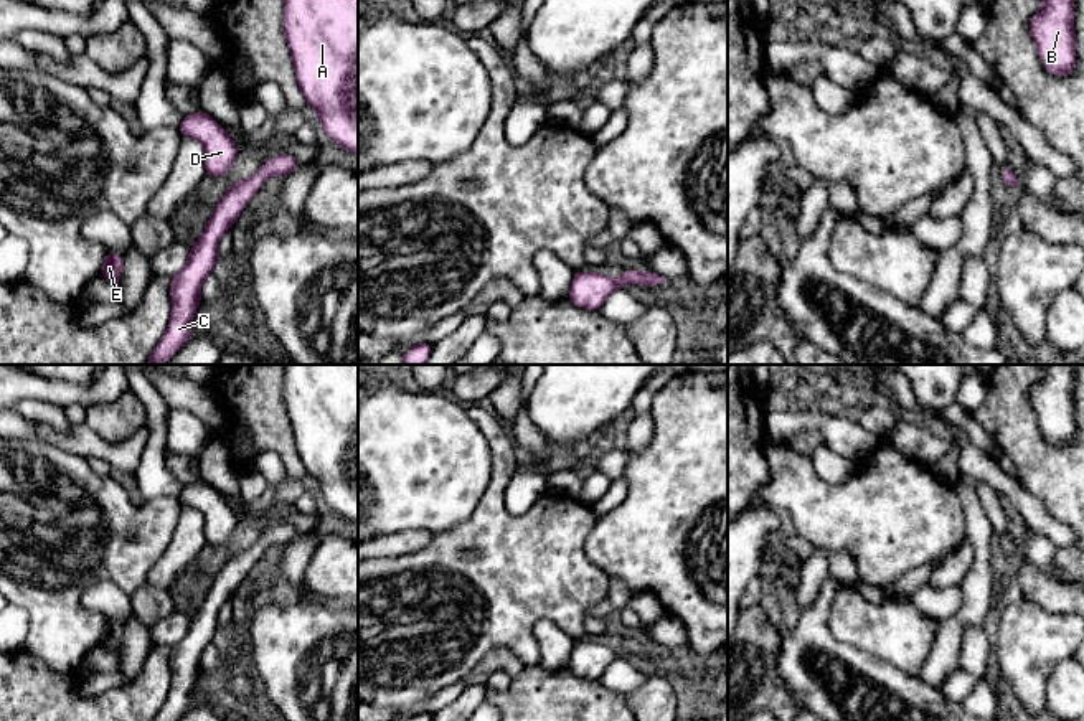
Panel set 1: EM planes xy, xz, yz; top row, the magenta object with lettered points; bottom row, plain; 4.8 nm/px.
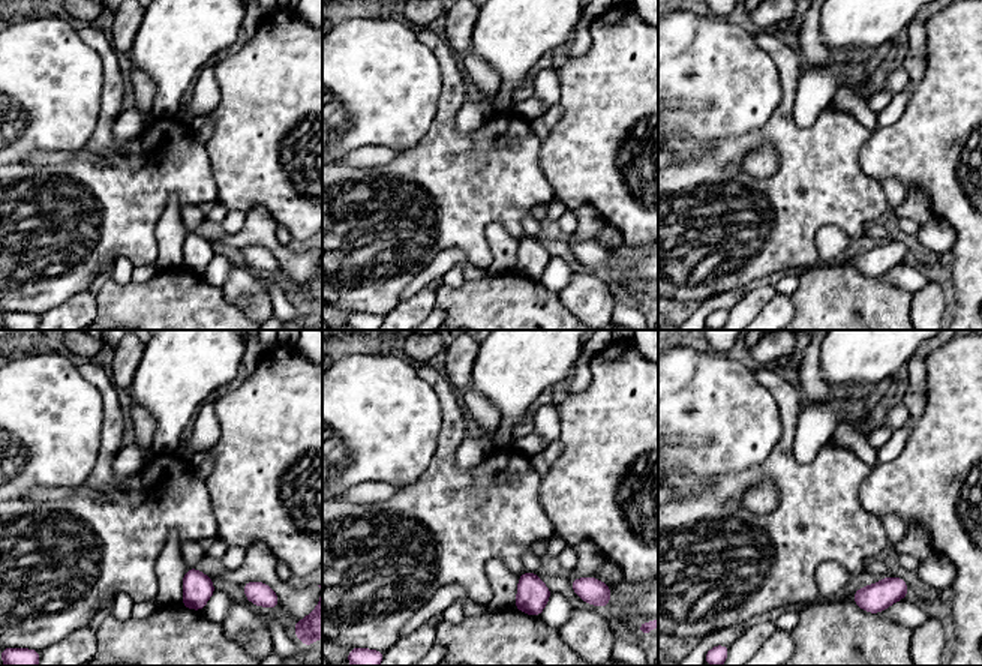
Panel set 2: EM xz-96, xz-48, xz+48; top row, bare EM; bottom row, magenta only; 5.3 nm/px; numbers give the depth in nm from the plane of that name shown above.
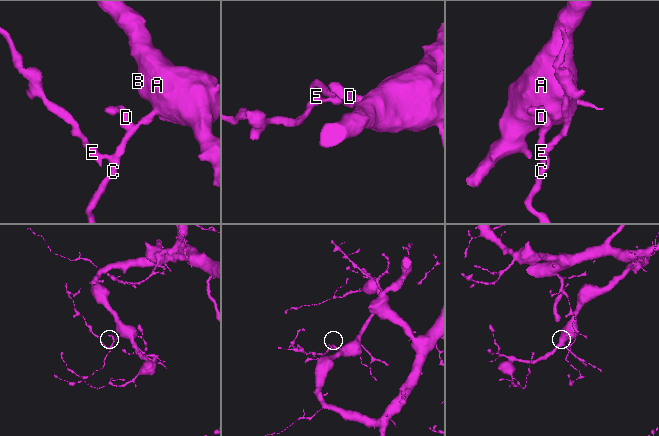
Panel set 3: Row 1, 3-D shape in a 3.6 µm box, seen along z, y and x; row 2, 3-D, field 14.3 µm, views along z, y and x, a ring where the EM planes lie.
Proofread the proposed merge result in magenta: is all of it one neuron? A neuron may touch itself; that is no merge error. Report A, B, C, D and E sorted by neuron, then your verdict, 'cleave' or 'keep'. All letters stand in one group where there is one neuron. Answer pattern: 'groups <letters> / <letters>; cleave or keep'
groups A B C D E; keep

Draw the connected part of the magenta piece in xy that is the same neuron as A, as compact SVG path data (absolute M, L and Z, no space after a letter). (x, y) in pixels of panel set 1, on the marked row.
M284 0L282 30L307 104L317 111L325 134L358 155L358 0Z

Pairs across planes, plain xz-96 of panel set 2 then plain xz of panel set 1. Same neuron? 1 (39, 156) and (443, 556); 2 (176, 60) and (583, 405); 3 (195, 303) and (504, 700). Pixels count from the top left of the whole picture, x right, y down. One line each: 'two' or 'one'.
1: two
2: one
3: one

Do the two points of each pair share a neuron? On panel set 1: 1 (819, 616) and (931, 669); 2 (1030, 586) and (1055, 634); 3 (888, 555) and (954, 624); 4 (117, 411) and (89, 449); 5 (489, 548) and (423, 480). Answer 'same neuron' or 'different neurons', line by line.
1: different neurons
2: different neurons
3: different neurons
4: different neurons
5: different neurons

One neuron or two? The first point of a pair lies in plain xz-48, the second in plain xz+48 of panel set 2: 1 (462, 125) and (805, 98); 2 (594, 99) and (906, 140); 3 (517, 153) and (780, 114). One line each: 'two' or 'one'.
1: one
2: one
3: one

